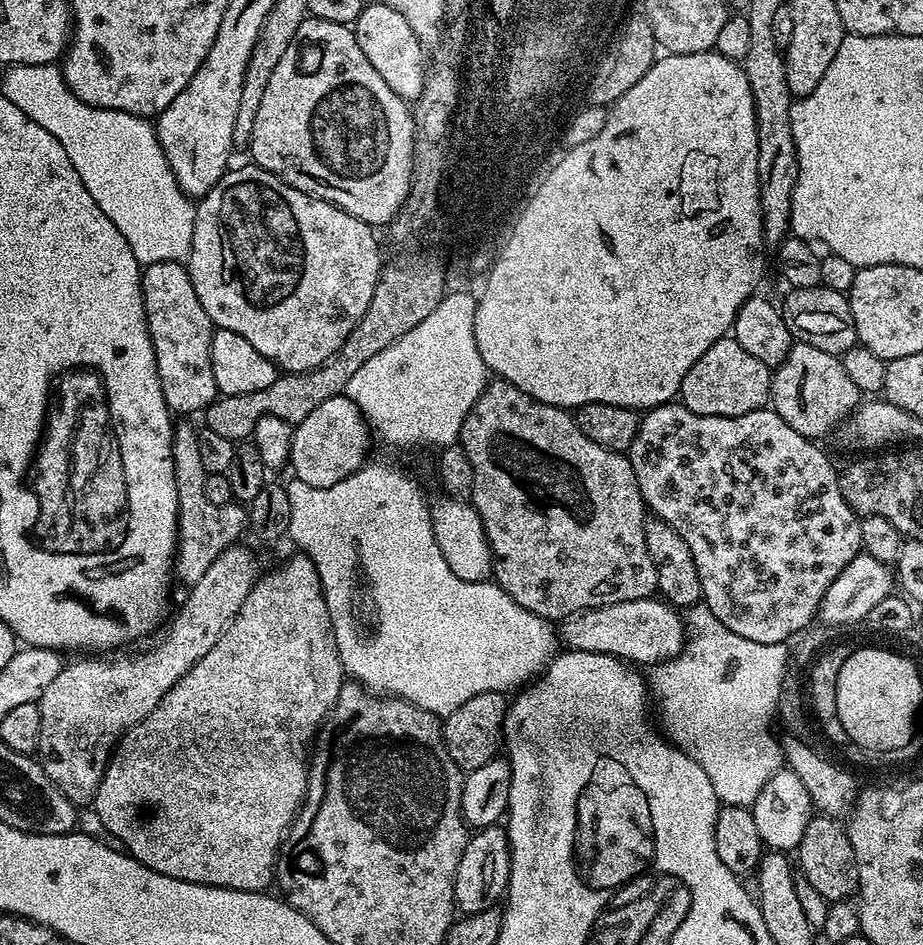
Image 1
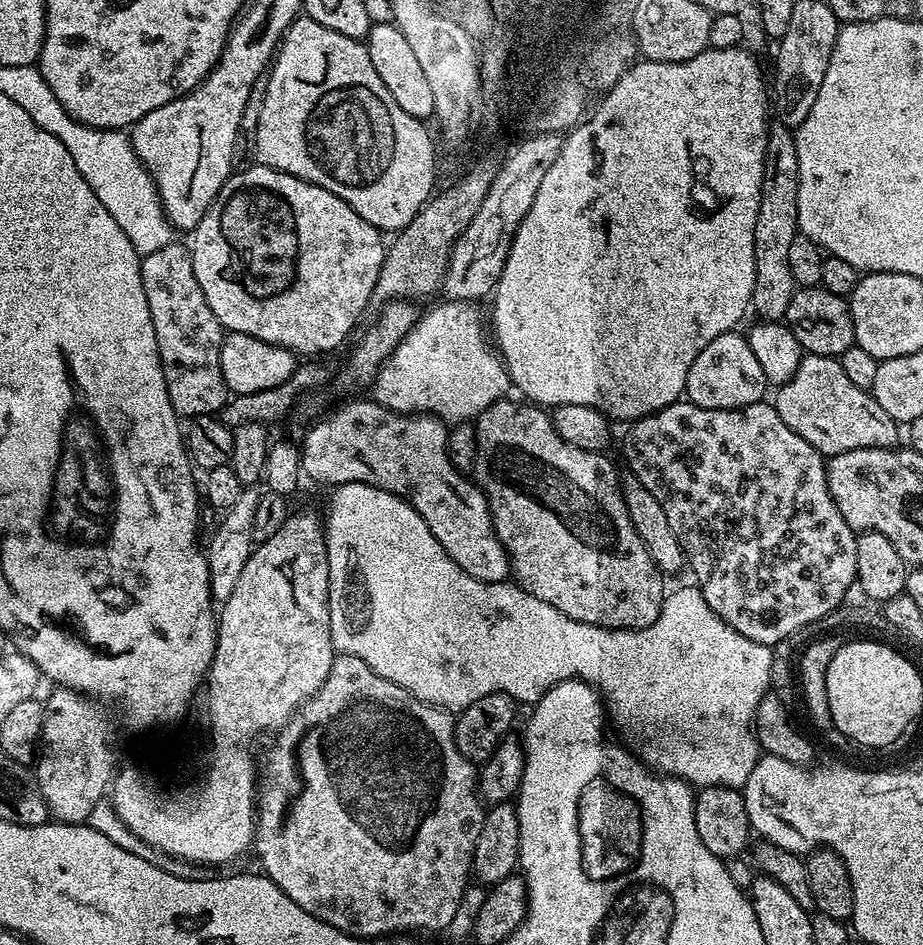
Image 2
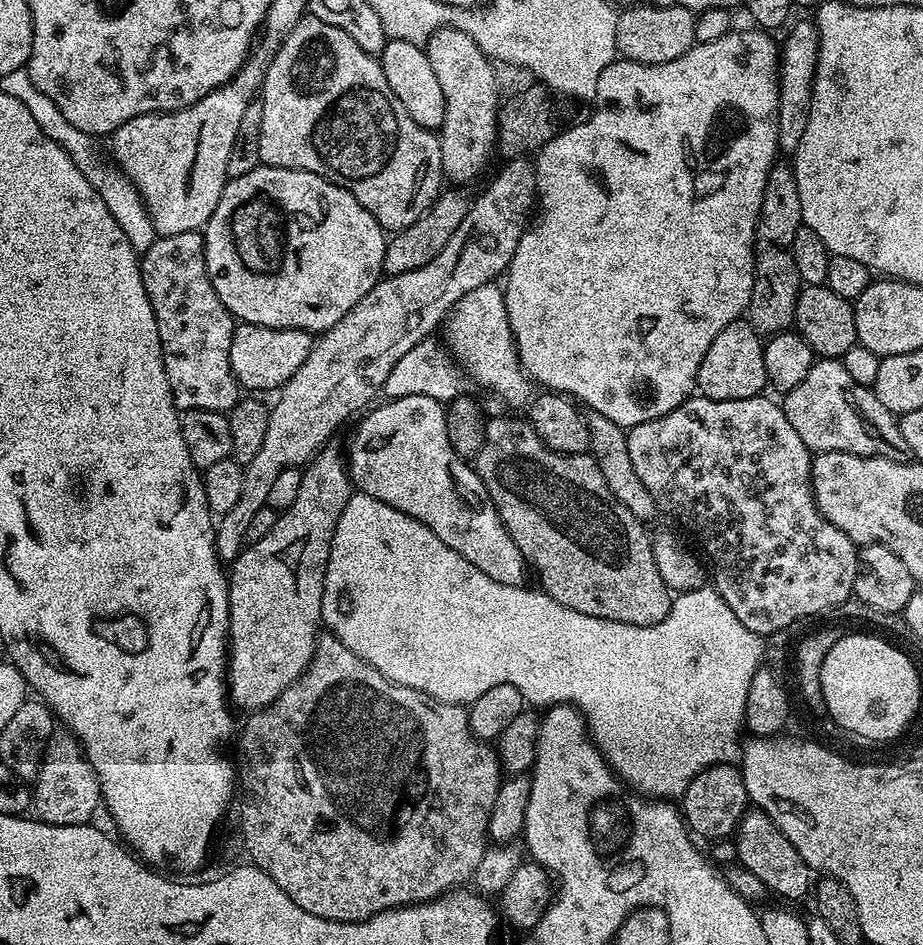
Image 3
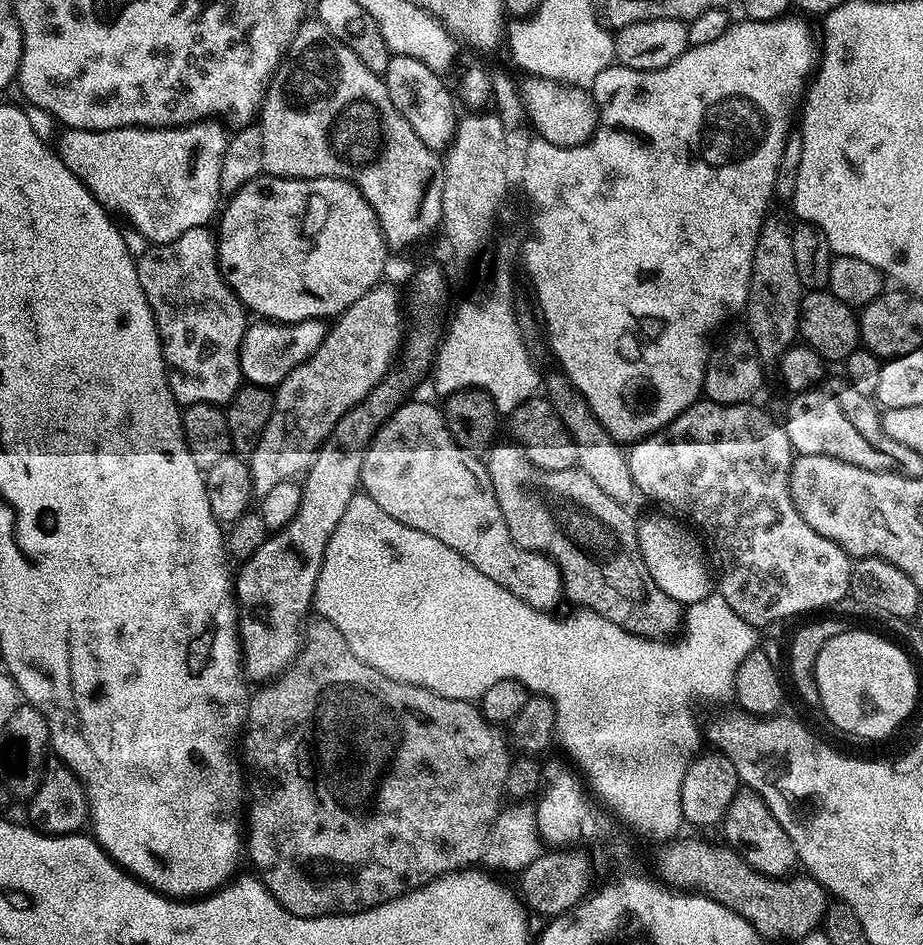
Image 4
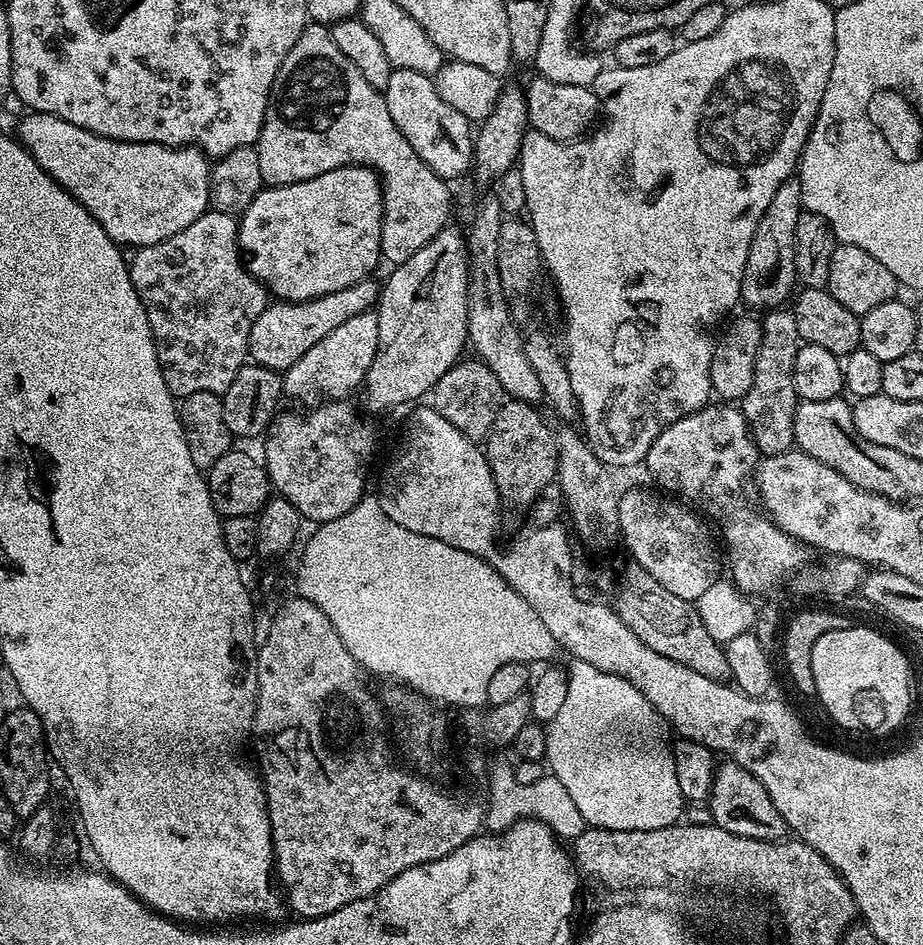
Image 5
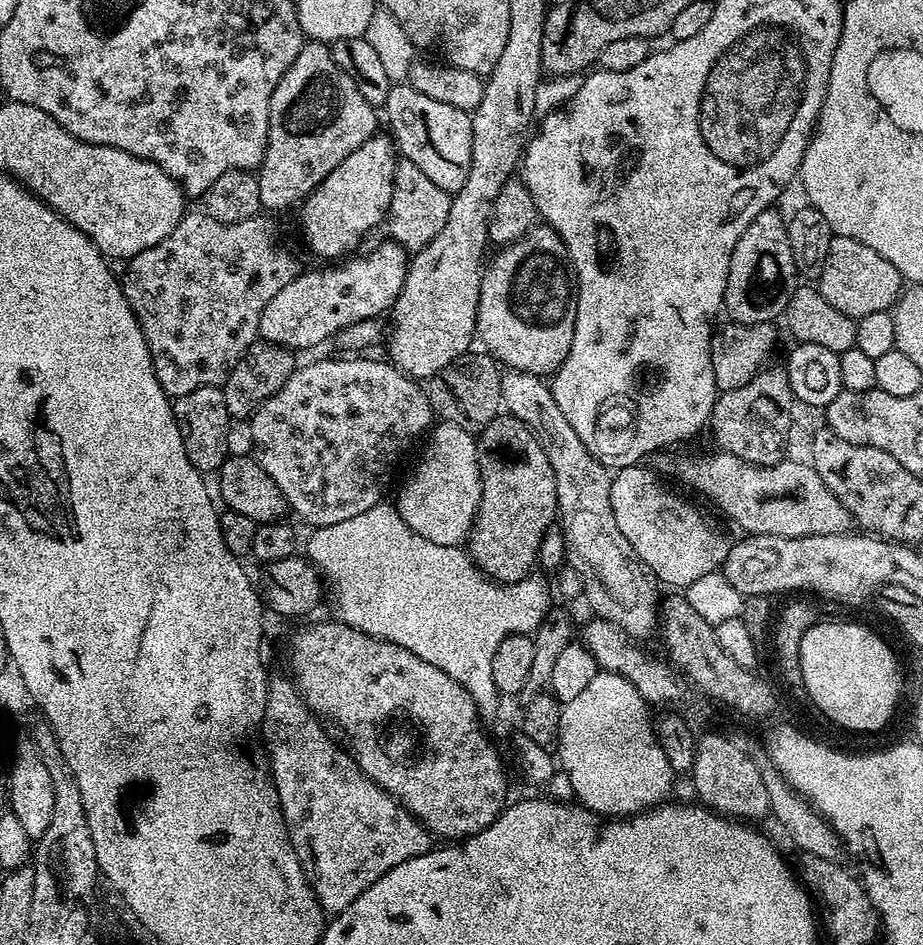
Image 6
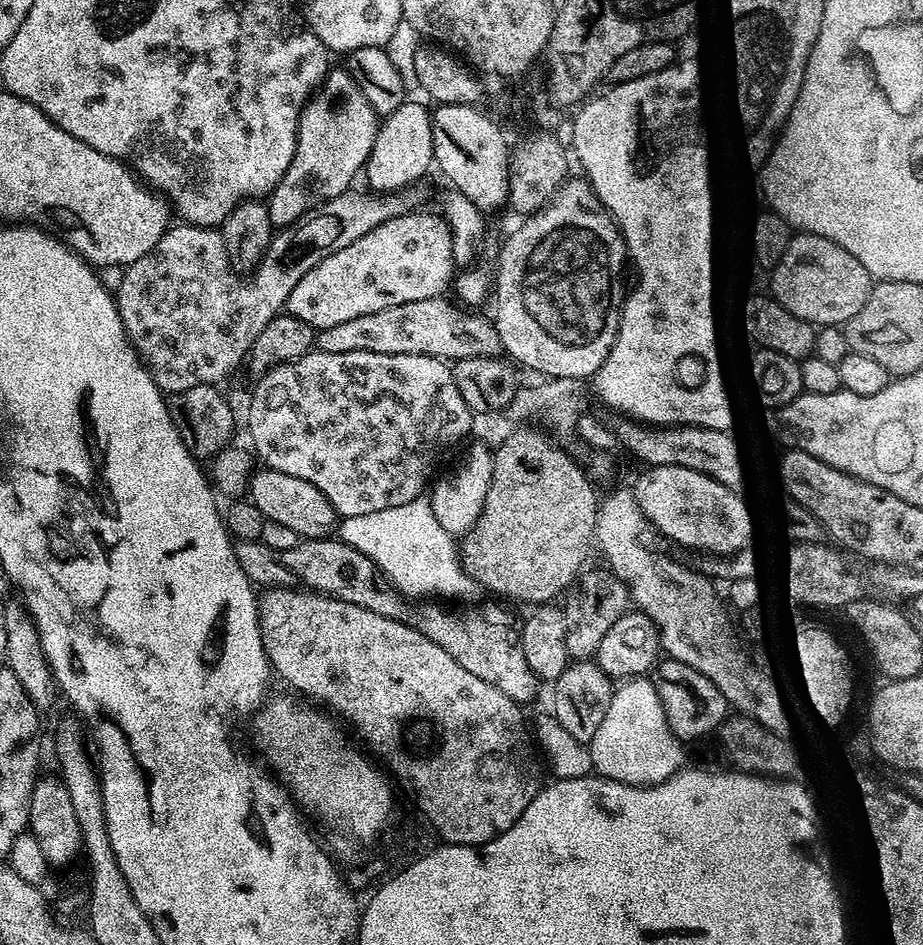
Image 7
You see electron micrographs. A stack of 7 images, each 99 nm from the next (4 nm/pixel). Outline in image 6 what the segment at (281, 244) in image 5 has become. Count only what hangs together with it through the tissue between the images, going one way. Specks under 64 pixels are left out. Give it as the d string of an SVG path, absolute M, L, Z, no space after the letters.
M388 134L371 136L365 144L358 146L350 158L346 158L319 184L314 191L302 202L300 212L300 228L304 231L304 240L308 248L316 256L321 256L321 261L336 262L349 254L355 253L360 244L360 239L371 228L376 228L385 223L391 206L391 196L396 189L396 165L398 163L398 149Z

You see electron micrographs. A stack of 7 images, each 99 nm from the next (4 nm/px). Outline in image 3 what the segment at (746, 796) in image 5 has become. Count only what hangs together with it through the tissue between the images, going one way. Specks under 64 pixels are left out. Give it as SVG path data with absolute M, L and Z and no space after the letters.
M759 810L745 812L740 820L739 836L740 841L736 844L736 856L740 859L737 860L739 867L750 870L750 874L761 880L769 893L773 892L784 900L800 900L807 892L809 895L814 884L813 869L808 867L802 854L794 850L786 834L778 830L776 823L766 813Z

